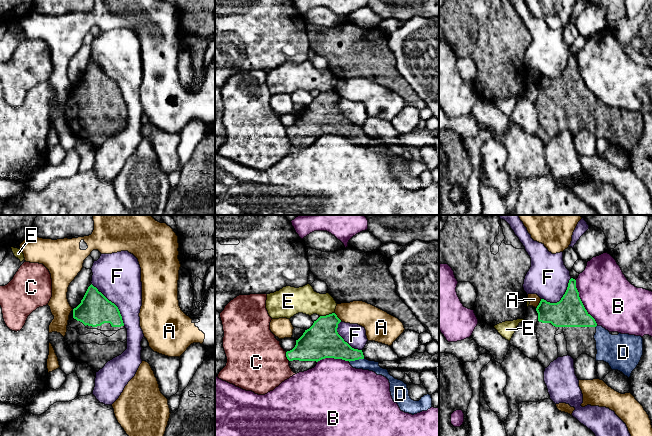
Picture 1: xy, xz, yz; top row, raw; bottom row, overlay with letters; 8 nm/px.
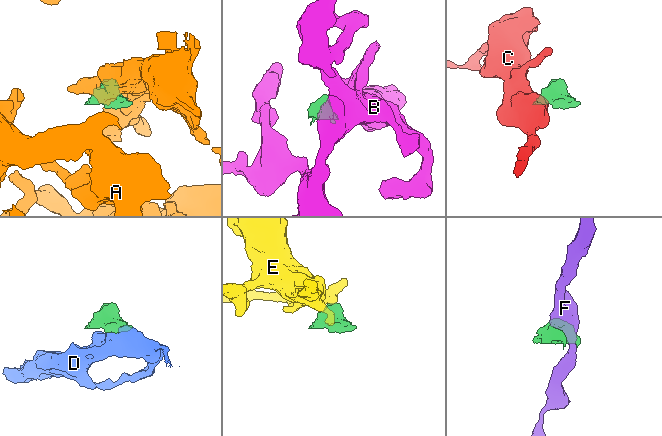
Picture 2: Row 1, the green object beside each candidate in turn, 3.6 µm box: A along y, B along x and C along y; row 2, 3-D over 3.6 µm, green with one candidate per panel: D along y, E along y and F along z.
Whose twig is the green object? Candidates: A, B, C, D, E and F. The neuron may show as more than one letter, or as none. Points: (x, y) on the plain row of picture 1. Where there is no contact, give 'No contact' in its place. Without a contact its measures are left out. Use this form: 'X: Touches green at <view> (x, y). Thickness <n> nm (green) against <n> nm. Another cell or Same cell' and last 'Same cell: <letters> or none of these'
A: Touches green at yz (539, 80). Thickness 240 nm (green) against 90 nm. Another cell
B: Touches green at yz (581, 78). Thickness 240 nm (green) against 400 nm. Another cell
C: Touches green at xz (286, 132). Thickness 260 nm (green) against 480 nm. Another cell
D: Touches green at xz (356, 135). Thickness 220 nm (green) against 90 nm. Same cell
E: Touches green at xz (327, 91). Thickness 280 nm (green) against 220 nm. Another cell
F: Touches green at xy (113, 79). Thickness 260 nm (green) against 380 nm. Another cell
Same cell: D

